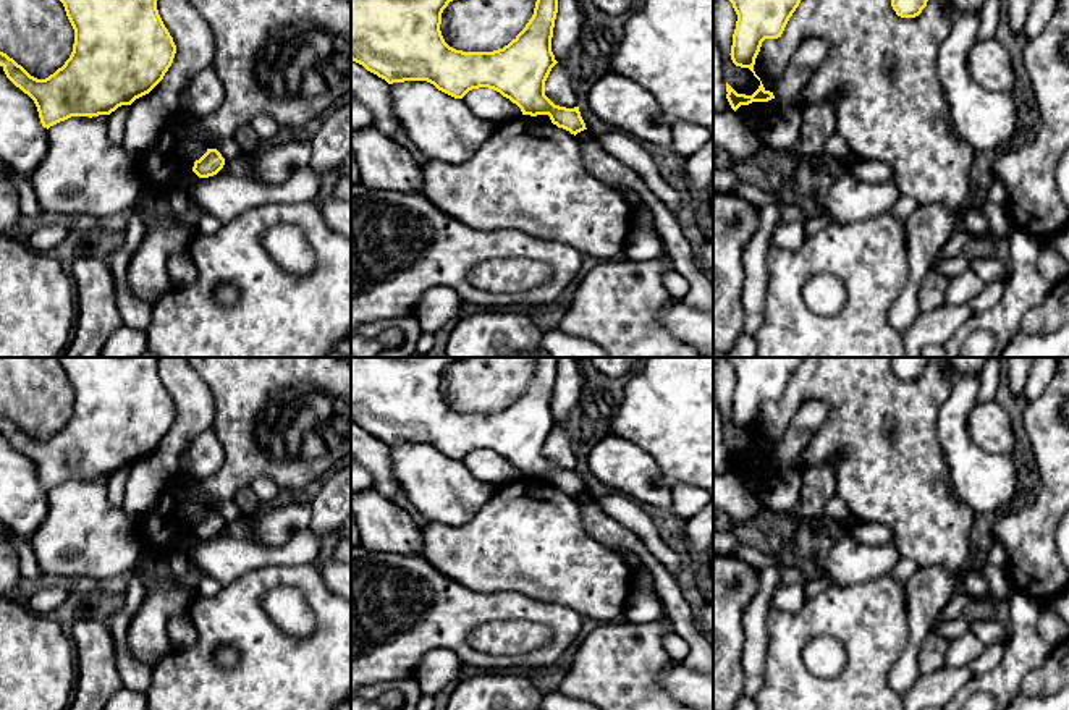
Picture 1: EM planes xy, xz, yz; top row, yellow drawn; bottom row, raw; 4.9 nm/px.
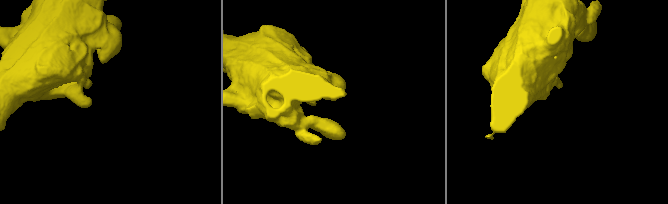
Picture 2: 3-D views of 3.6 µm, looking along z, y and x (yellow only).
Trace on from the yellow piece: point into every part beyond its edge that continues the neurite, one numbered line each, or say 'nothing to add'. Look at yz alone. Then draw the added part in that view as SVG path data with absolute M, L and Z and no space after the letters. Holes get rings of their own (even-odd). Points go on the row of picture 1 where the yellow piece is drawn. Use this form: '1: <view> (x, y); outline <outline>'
nothing to add

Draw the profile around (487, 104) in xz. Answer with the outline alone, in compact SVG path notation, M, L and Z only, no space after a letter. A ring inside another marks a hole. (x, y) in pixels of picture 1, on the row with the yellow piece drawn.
M488 87L472 89L463 100L479 118L495 125L501 125L522 115L516 104Z

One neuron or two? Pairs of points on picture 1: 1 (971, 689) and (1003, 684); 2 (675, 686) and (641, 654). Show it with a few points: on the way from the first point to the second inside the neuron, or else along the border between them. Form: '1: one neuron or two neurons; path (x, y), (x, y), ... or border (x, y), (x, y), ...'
1: one neuron; path (979, 684), (995, 684)
2: two neurons; border (670, 660), (659, 678), (659, 684), (667, 693)

